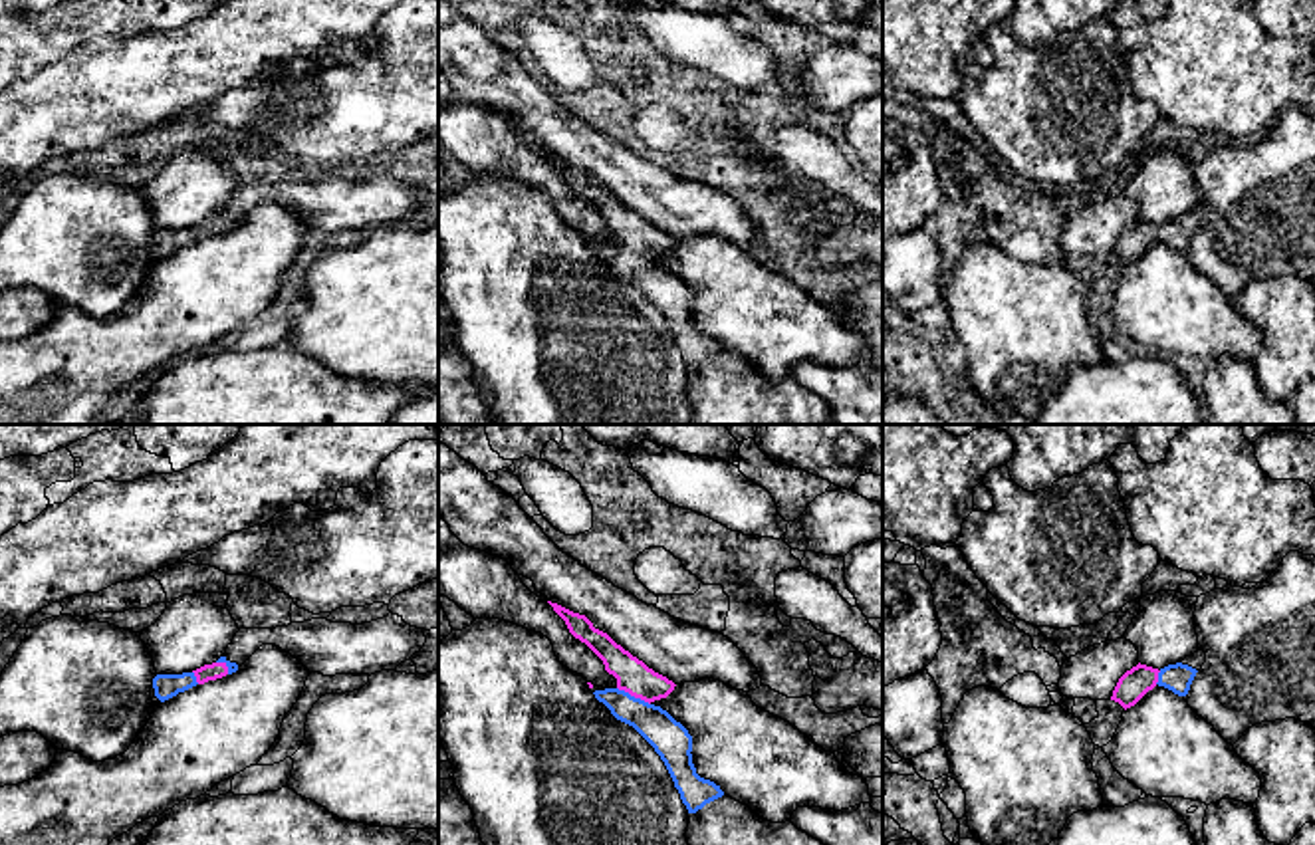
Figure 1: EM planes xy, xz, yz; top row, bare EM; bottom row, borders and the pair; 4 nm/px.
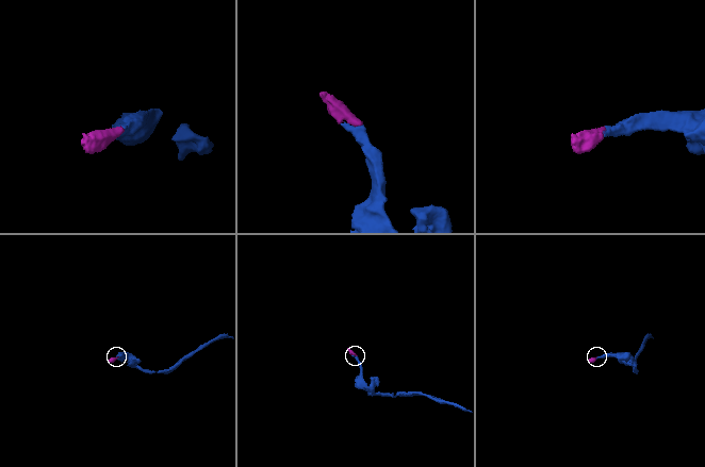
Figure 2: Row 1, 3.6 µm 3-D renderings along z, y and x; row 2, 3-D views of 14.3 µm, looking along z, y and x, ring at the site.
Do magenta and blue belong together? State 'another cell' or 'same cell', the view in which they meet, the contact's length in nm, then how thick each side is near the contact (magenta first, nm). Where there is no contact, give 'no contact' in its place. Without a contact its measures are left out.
same cell | xz | 150 nm | 140/160 nm

